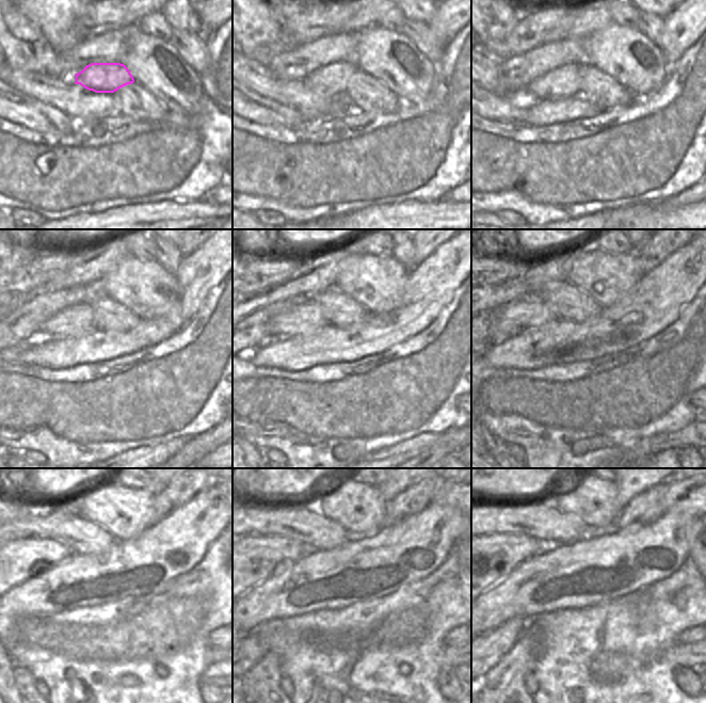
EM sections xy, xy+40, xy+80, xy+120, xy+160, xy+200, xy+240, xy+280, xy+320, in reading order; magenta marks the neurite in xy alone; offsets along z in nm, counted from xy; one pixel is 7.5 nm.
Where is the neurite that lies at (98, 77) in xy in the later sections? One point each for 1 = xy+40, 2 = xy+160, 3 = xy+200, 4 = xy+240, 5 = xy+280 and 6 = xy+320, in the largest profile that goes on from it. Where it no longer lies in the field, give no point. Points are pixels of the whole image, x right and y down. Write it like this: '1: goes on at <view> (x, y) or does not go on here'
1: goes on at xy+40 (331, 80)
2: goes on at xy+160 (306, 319)
3: goes on at xy+200 (515, 317)
4: goes on at xy+240 (16, 561)
5: goes on at xy+280 (254, 558)
6: goes on at xy+320 (493, 557)

